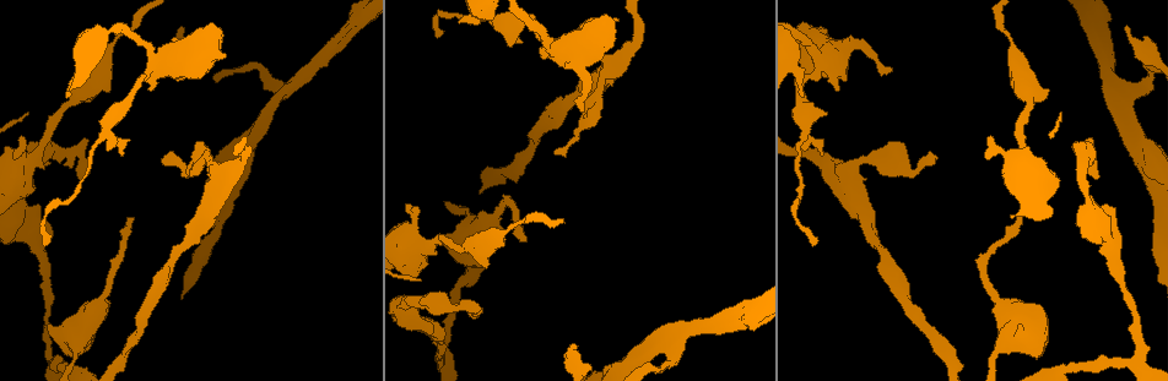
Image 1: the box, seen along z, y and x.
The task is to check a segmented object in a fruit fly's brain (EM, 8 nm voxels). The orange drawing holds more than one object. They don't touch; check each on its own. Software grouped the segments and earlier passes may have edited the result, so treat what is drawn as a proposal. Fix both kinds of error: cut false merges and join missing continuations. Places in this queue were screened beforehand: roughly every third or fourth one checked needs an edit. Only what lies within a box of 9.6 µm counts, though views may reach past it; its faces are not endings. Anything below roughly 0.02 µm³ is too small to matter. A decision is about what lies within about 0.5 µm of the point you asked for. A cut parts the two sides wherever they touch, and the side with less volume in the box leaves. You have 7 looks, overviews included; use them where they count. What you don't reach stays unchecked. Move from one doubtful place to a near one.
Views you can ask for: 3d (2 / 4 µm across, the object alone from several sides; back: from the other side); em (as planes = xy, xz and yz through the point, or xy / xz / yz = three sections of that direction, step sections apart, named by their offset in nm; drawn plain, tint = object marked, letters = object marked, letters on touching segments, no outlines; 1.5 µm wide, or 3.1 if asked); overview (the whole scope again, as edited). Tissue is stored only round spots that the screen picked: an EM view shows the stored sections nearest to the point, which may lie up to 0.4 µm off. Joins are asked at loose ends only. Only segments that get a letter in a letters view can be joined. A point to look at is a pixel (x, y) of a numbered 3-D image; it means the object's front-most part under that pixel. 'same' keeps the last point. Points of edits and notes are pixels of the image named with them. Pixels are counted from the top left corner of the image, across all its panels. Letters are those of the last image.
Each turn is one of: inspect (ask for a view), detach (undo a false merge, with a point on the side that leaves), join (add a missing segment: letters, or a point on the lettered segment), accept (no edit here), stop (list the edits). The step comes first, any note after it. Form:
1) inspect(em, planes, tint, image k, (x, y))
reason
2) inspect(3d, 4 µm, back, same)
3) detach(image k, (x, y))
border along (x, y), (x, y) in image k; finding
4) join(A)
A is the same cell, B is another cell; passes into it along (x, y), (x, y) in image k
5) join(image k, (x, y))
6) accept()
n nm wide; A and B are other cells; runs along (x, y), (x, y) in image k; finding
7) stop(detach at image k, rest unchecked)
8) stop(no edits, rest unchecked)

inspect(em, xy, step 8, letters, image 1, (994, 354))
sudden change in width

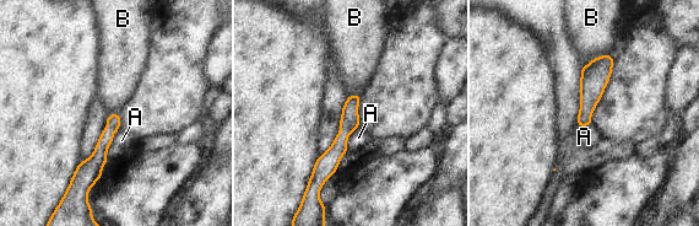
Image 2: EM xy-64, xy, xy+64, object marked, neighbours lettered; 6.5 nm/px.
accept()
A and B are other cells; all the same neuron

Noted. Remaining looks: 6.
inspect(em, planes, plain, image 1, (892, 71))
branch stops here

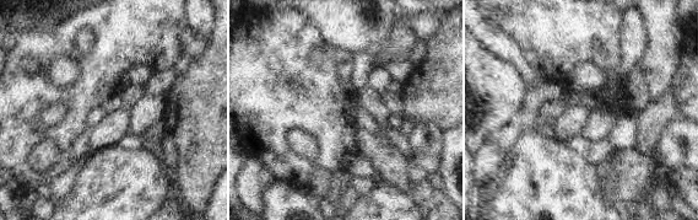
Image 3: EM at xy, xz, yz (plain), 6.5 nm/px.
inspect(em, planes, letters, same)
see the neighbours

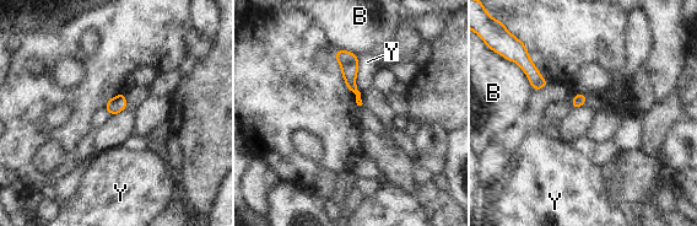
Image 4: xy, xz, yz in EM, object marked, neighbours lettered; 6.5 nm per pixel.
accept()
B and Y are other cells; border along (356, 55), (356, 89), (360, 92) in image 4; none of them fits

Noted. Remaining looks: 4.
inspect(em, yz, step 4, letters, image 1, (121, 156))
free end

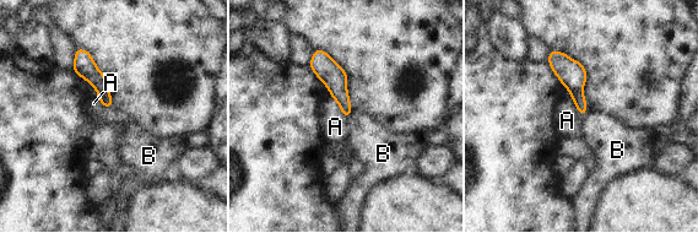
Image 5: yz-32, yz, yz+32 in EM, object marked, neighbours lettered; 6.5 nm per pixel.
inspect(em, planes, letters, same)
another direction

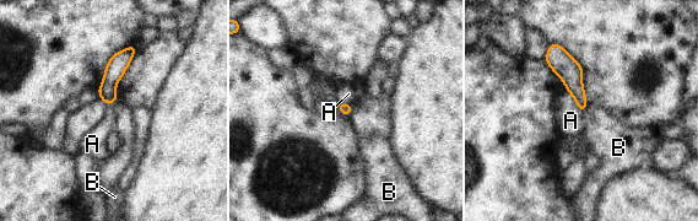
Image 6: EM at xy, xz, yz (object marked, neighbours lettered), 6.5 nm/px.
accept()
A and B are other cells; runs along (552, 47), (571, 73), (582, 106) in image 6; no lettered segment goes on from it

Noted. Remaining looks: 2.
stop(no edits, rest unchecked)

